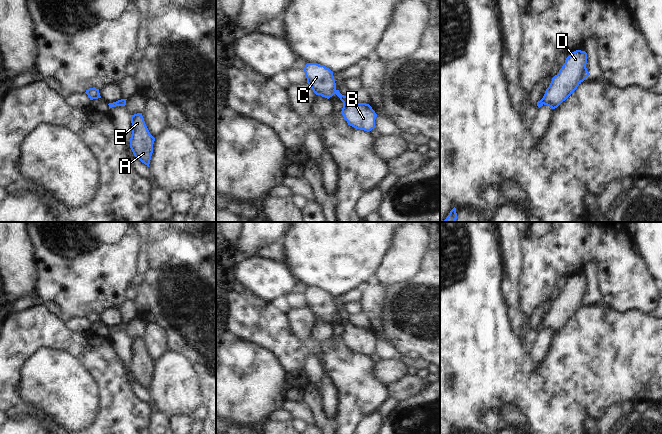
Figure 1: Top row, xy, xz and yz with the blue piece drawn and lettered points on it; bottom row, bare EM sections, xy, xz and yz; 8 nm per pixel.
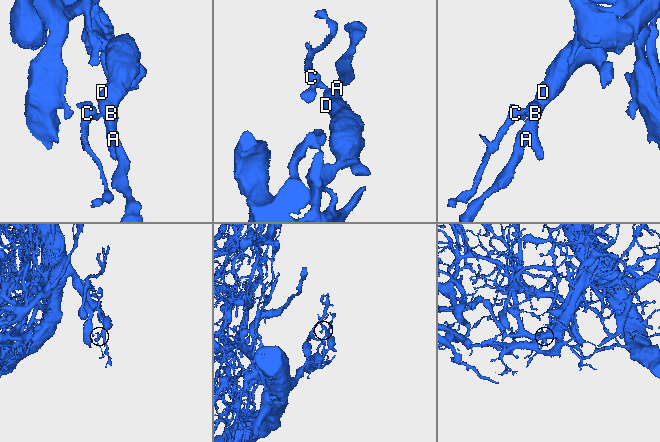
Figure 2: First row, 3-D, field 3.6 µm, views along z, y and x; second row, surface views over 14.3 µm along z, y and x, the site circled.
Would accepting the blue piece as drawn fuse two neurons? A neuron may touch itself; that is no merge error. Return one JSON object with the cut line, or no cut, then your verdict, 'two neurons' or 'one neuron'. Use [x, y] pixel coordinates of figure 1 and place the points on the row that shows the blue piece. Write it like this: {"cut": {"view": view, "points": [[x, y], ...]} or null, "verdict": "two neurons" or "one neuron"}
{"cut": null, "verdict": "one neuron"}

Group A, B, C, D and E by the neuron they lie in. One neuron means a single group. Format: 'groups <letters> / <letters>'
groups A B C D E

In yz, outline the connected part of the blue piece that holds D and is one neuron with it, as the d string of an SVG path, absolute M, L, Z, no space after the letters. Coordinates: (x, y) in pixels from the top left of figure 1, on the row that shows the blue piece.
M576 50L570 53L559 73L552 78L543 98L537 102L537 106L540 108L547 105L552 109L557 108L590 75L586 64L585 51Z

